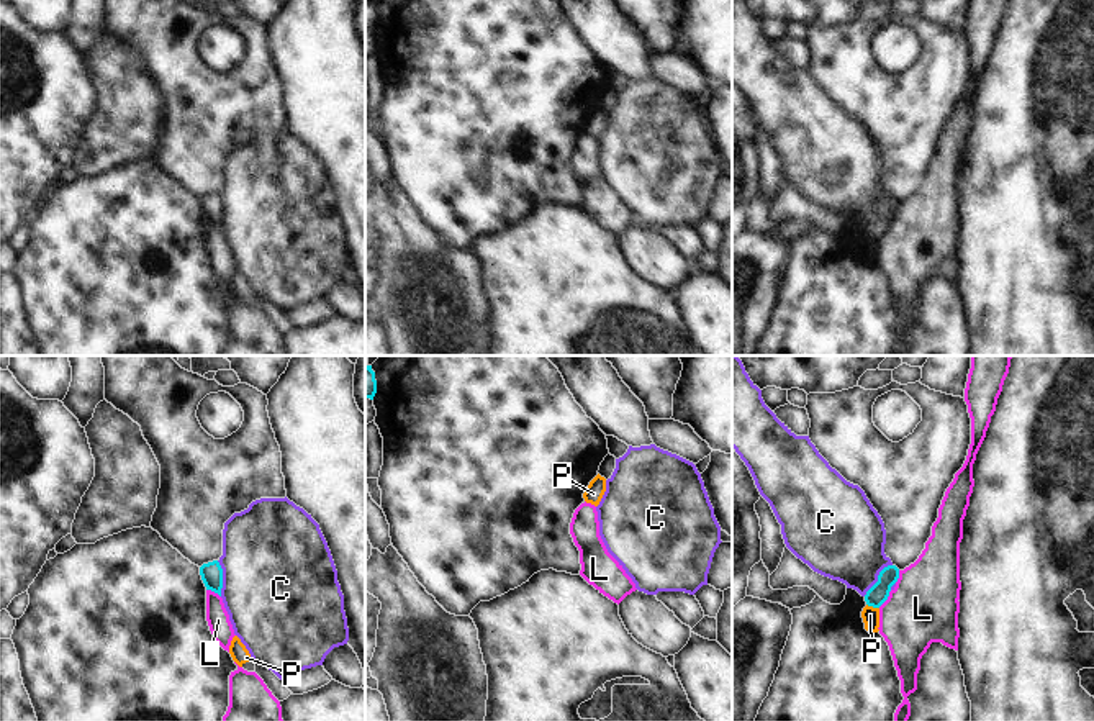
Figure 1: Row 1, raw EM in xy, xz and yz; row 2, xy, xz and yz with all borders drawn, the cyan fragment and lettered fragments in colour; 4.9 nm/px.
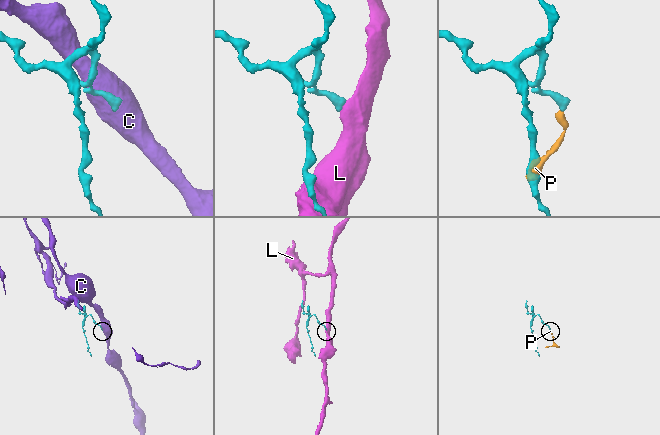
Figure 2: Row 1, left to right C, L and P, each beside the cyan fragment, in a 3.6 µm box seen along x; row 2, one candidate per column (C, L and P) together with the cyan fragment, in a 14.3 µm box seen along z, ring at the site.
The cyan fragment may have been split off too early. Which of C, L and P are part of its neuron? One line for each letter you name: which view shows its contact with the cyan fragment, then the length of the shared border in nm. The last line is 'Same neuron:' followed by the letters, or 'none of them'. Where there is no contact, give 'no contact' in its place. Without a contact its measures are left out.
Same neuron: none of them

